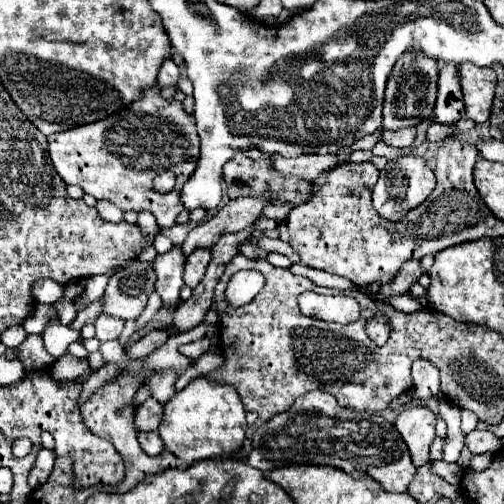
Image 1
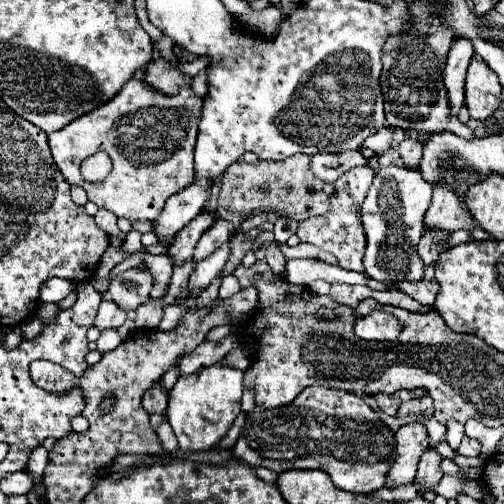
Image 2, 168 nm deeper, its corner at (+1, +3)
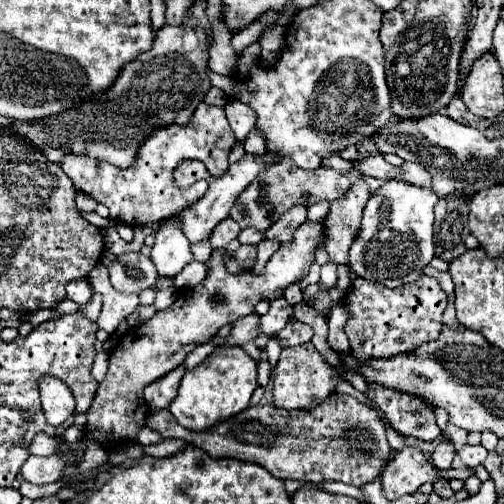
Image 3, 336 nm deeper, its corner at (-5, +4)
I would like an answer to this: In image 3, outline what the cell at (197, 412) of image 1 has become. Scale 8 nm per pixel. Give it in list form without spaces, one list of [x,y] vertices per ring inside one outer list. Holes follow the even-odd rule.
[[[227,345],[215,349],[201,365],[183,375],[179,393],[169,405],[169,411],[183,427],[191,431],[203,431],[247,409],[255,389],[257,389],[257,363],[241,347]]]

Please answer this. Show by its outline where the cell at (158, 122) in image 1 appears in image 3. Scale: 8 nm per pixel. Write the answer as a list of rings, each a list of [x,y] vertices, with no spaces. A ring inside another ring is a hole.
[[[201,103],[191,119],[189,125],[179,127],[171,125],[167,129],[159,129],[155,135],[151,135],[137,155],[137,161],[129,169],[117,169],[105,161],[89,159],[89,157],[77,157],[67,153],[61,167],[73,181],[75,189],[81,193],[91,195],[97,203],[103,203],[109,207],[113,221],[125,221],[129,225],[145,225],[153,221],[163,221],[167,217],[177,215],[187,205],[197,201],[207,191],[207,181],[197,181],[189,189],[179,189],[173,179],[175,167],[183,159],[201,161],[207,171],[217,177],[223,175],[229,167],[229,153],[235,147],[235,135],[227,123],[223,107],[213,107],[207,103]]]

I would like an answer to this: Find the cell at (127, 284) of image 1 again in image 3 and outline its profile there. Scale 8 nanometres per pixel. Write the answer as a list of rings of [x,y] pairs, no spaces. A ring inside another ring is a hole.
[[[123,253],[109,265],[111,285],[121,293],[143,293],[157,281],[155,265],[143,253]]]

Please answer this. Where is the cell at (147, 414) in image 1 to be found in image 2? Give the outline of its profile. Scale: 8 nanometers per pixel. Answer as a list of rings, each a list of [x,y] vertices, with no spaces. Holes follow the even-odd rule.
[[[153,384],[143,394],[143,406],[149,414],[163,414],[167,408],[167,392],[159,384]]]

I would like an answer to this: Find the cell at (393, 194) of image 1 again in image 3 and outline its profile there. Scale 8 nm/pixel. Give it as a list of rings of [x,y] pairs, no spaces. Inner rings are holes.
[[[387,181],[367,201],[359,237],[353,241],[349,253],[349,273],[391,289],[417,281],[423,275],[423,267],[429,265],[435,255],[433,207],[437,201],[439,197],[431,187],[425,189],[411,187],[403,181]]]

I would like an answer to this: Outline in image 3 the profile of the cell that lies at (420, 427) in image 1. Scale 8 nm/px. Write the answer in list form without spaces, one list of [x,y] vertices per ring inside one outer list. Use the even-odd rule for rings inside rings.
[[[405,447],[395,451],[393,461],[381,475],[381,485],[385,497],[395,501],[403,495],[415,493],[423,483],[433,483],[437,479],[439,475],[435,473],[435,467],[427,463],[425,455],[417,447]]]

